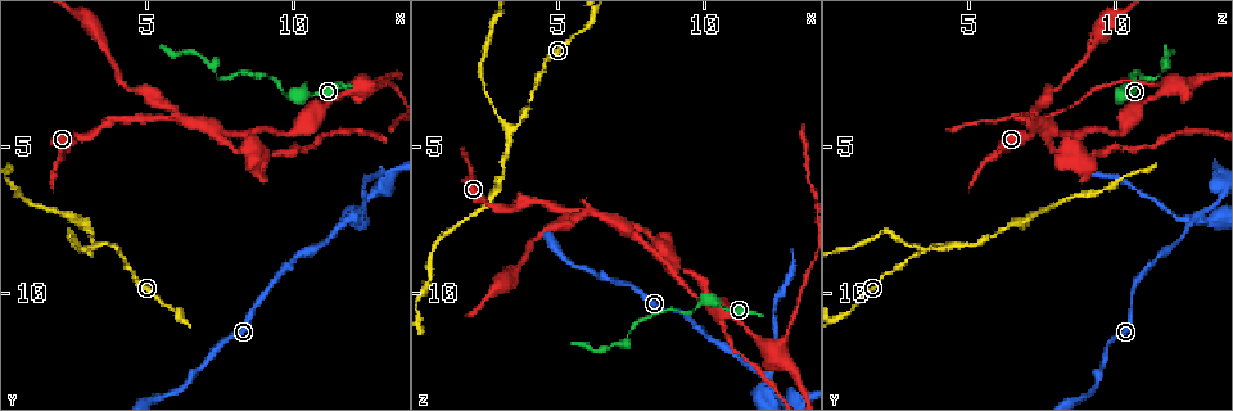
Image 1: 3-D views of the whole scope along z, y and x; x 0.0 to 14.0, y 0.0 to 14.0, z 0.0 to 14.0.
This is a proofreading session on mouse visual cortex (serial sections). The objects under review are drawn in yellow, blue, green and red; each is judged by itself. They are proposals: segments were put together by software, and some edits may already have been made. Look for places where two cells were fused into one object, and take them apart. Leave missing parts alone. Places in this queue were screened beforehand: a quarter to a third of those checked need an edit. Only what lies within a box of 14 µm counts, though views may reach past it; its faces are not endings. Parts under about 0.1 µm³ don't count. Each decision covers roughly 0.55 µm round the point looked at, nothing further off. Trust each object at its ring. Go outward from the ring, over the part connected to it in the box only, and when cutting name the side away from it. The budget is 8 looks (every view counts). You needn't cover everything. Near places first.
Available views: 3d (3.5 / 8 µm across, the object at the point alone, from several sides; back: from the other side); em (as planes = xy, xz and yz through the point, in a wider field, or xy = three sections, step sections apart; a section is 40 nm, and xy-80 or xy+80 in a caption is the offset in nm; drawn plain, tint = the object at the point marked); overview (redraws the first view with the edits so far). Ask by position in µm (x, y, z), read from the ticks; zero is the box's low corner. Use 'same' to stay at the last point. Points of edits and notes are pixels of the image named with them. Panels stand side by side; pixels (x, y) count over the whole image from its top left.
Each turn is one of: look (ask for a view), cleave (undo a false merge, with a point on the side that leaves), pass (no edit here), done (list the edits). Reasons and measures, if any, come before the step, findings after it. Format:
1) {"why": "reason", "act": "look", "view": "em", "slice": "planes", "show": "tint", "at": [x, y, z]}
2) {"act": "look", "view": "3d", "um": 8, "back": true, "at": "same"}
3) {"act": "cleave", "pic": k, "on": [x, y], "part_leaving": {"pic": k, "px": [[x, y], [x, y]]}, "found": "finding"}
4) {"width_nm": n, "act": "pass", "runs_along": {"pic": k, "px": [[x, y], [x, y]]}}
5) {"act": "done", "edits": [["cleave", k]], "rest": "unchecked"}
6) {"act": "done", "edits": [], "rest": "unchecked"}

{"why": "four arms meet", "act": "look", "view": "3d", "um": 8, "at": [12.1, 7.5, 12.8]}

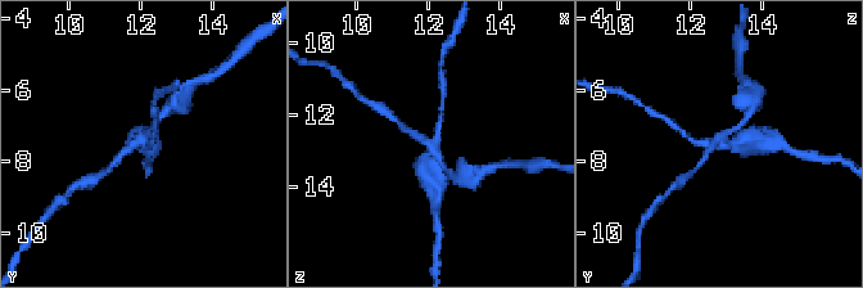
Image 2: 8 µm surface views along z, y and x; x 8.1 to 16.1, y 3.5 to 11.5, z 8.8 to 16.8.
{"act": "look", "view": "3d", "um": 3.5, "at": [12.2, 7.4, 12.8]}

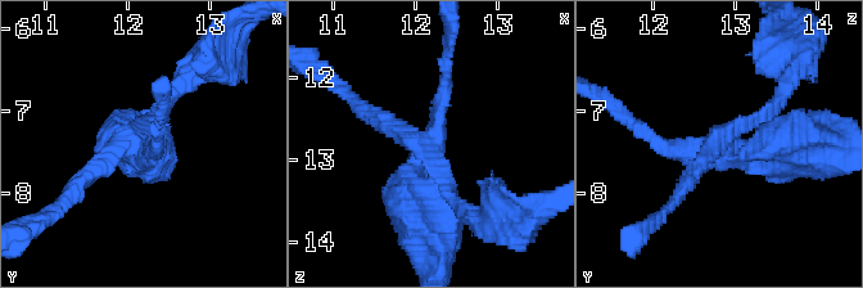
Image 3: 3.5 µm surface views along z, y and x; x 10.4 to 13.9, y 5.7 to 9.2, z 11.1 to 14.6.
{"act": "cleave", "pic": 3, "on": [766, 130], "found": "a second cell is stuck on"}

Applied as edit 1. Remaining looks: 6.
{"why": "sharp bend", "act": "look", "view": "3d", "um": 8, "back": true, "at": [10.0, 3.2, 10.2]}

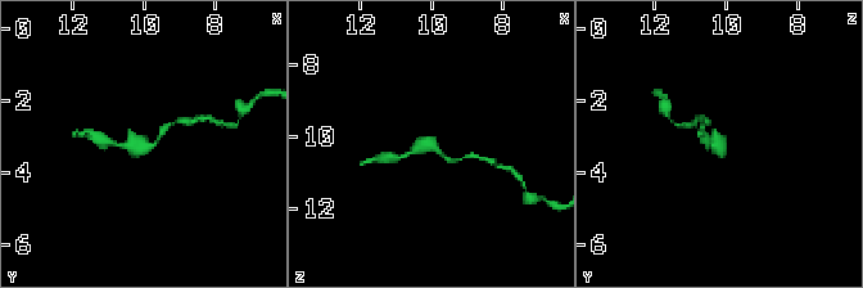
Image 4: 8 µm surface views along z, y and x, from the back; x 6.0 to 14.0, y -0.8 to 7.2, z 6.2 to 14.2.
{"why": "shape alone is not enough", "act": "look", "view": "em", "slice": "xy", "step": 5, "show": "tint", "at": [10.0, 3.3, 10.2]}

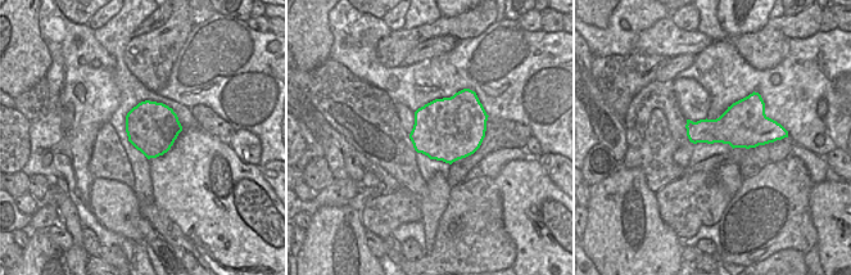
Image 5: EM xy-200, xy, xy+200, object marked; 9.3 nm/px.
{"width_nm": 600, "act": "pass", "runs_along": {"pic": 4, "px": [[108, 142], [153, 145], [166, 127]]}, "found": "all the same cell"}

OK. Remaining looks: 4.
{"why": "side arm on a straight run", "act": "look", "view": "3d", "um": 8, "at": [6.0, 3.9, 7.3]}

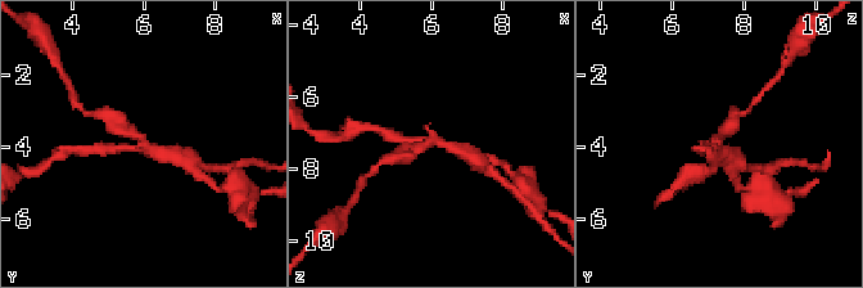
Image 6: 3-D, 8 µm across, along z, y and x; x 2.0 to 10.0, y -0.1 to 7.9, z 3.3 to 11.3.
{"why": "closer look", "act": "look", "view": "3d", "um": 3.5, "back": true, "at": [6.0, 4.0, 7.3]}

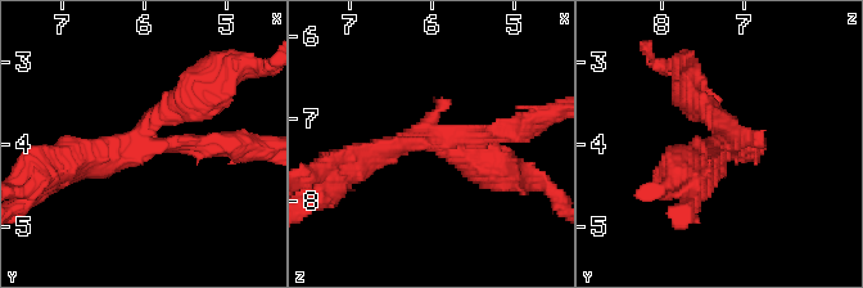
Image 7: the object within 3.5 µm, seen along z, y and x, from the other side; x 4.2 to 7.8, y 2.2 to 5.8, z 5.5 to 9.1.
{"arms": 3, "arm_widths_nm": [200, 300, 300], "why": "now the EM", "act": "look", "view": "em", "slice": "planes", "show": "tint", "at": [6.05, 4.00, 7.20]}

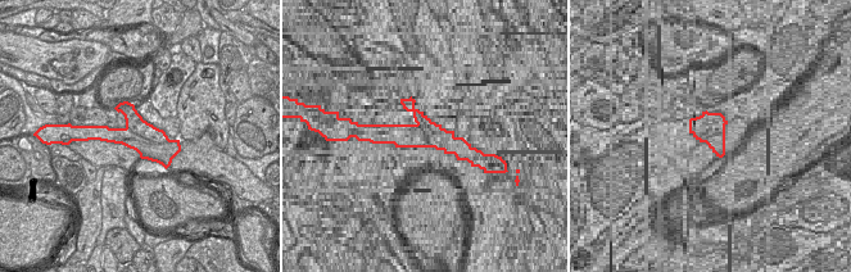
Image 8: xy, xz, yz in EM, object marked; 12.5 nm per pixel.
{"act": "cleave", "pic": 7, "on": [480, 165], "found": "a second cell is stuck on"}

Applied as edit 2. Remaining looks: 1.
{"act": "done", "edits": [["cleave", 3], ["cleave", 7]], "rest": "unchecked"}

